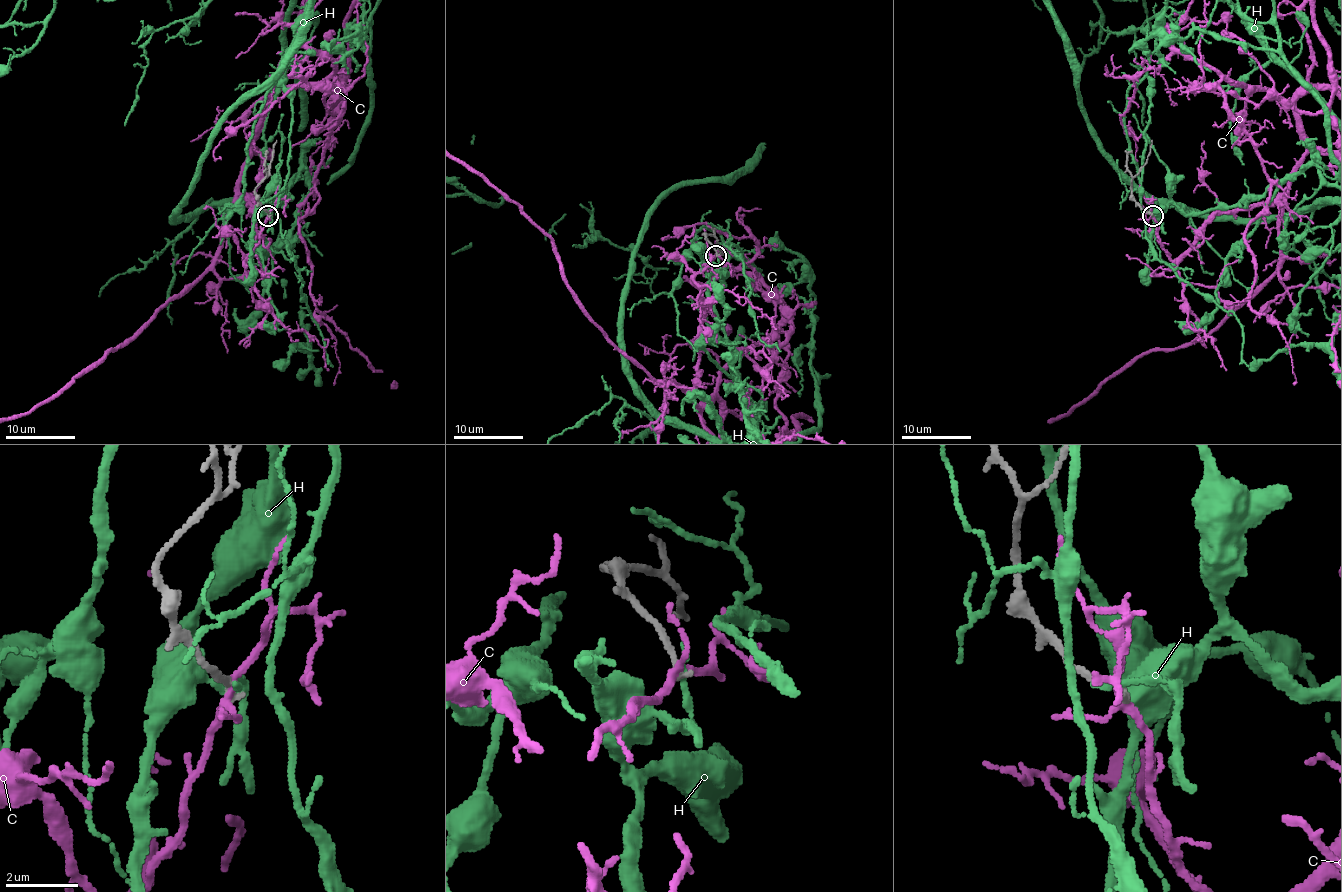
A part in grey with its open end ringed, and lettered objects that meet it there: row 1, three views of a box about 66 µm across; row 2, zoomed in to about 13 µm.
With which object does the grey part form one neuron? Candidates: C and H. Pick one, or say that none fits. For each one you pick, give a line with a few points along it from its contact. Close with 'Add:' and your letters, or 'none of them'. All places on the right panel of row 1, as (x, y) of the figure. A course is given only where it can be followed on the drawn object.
Add: none of them

